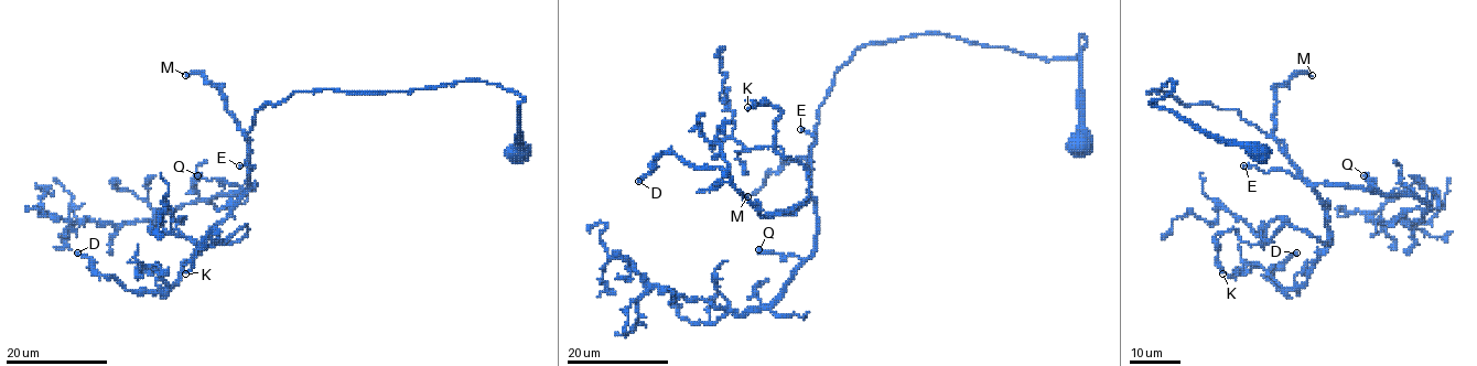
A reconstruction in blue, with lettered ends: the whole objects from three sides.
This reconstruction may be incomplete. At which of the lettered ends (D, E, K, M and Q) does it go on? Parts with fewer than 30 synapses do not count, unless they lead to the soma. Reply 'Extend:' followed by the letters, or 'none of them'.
Extend: M

